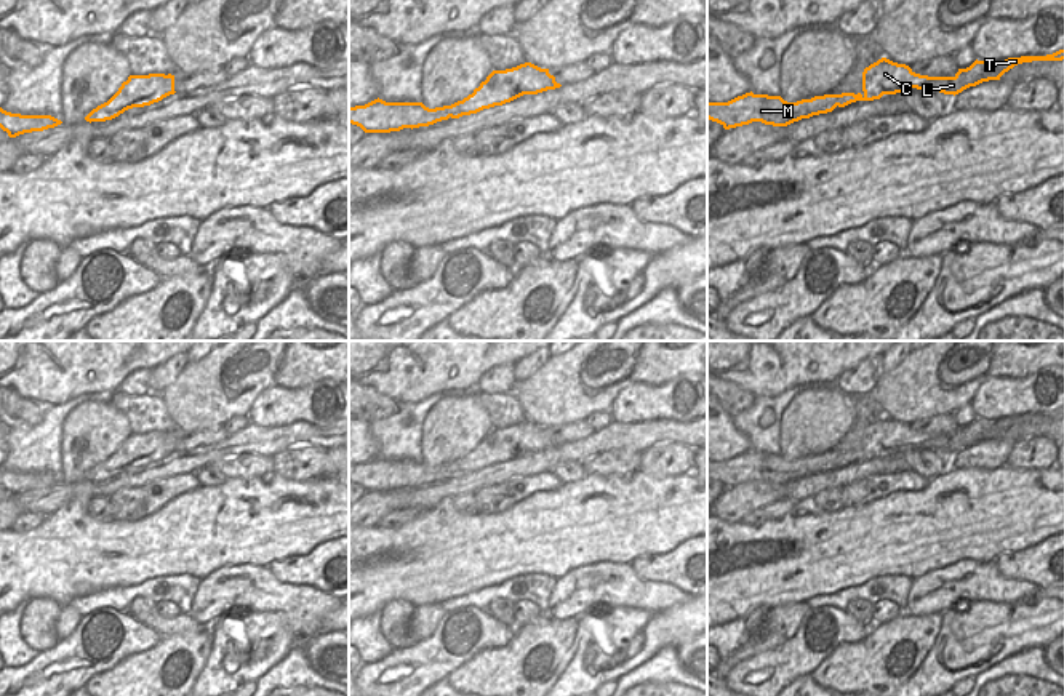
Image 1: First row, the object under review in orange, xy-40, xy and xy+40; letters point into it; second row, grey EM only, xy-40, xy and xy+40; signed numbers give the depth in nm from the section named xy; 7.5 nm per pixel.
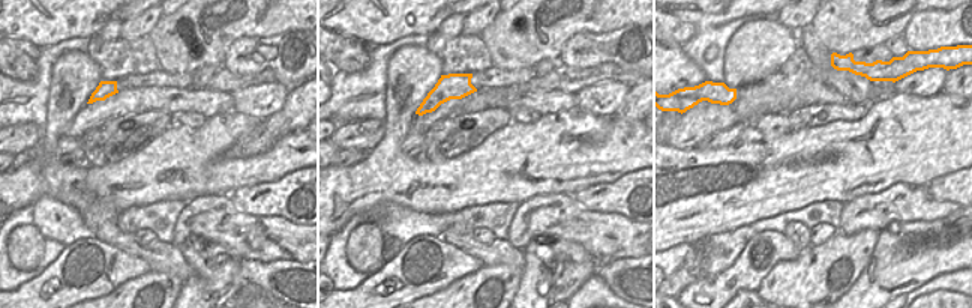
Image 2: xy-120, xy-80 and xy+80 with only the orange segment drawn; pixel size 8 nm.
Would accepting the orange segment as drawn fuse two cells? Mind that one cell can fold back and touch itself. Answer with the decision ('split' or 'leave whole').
leave whole

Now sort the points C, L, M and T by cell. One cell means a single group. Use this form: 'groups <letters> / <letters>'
groups C L M T

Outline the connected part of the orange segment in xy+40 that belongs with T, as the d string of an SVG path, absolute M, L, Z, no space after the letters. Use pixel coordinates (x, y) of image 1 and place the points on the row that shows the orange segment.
M1064 50L1046 56L1008 58L998 62L974 61L966 69L958 69L954 77L928 77L915 74L909 66L886 58L870 64L862 72L862 94L842 93L824 94L797 102L787 102L781 96L746 93L728 102L707 102L707 118L720 123L725 130L762 122L773 126L787 126L802 118L832 112L837 106L845 107L856 101L874 101L883 94L902 93L909 88L931 90L944 94L958 94L982 82L1000 77L1022 62L1062 61Z

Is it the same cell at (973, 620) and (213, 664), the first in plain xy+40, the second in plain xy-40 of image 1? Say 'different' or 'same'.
same

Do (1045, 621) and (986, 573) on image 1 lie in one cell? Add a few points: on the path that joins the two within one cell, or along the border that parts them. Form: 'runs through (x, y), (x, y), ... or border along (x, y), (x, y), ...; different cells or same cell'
border along (1036, 586), (1029, 594), (1015, 600), (981, 602); different cells

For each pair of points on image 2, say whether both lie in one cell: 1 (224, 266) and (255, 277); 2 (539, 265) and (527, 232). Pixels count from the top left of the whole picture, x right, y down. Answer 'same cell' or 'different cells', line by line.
1: different cells
2: different cells

